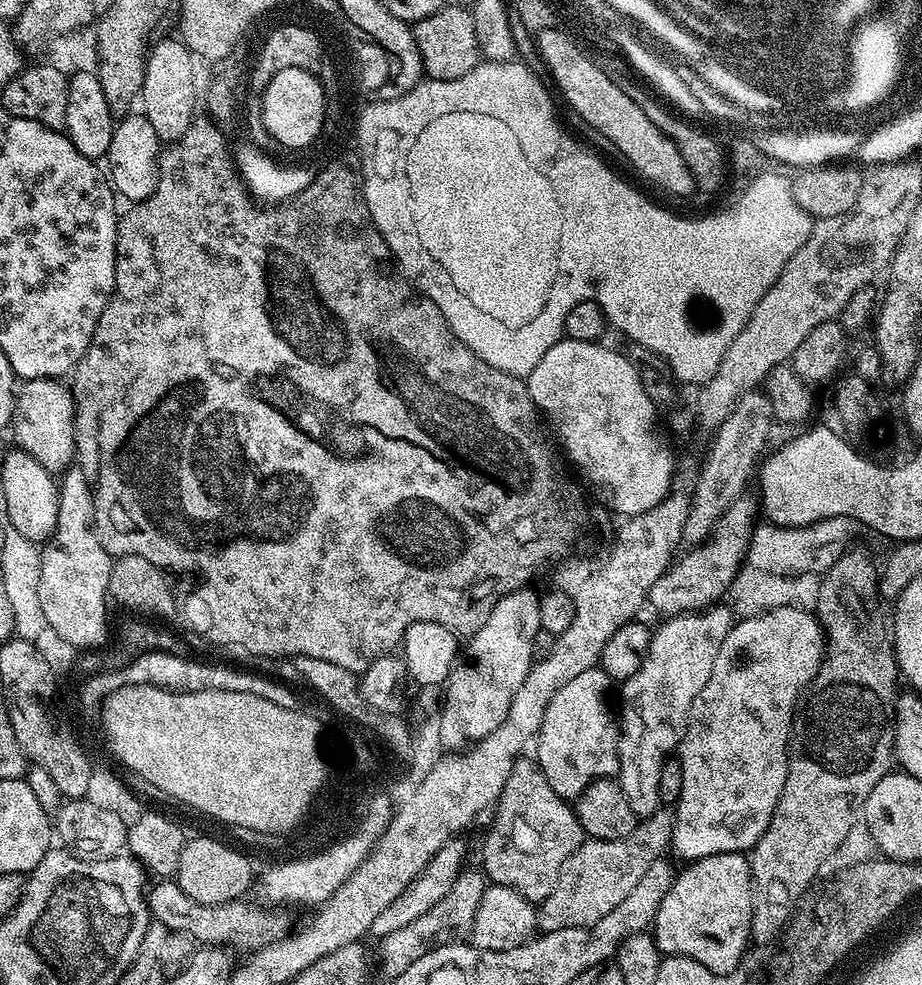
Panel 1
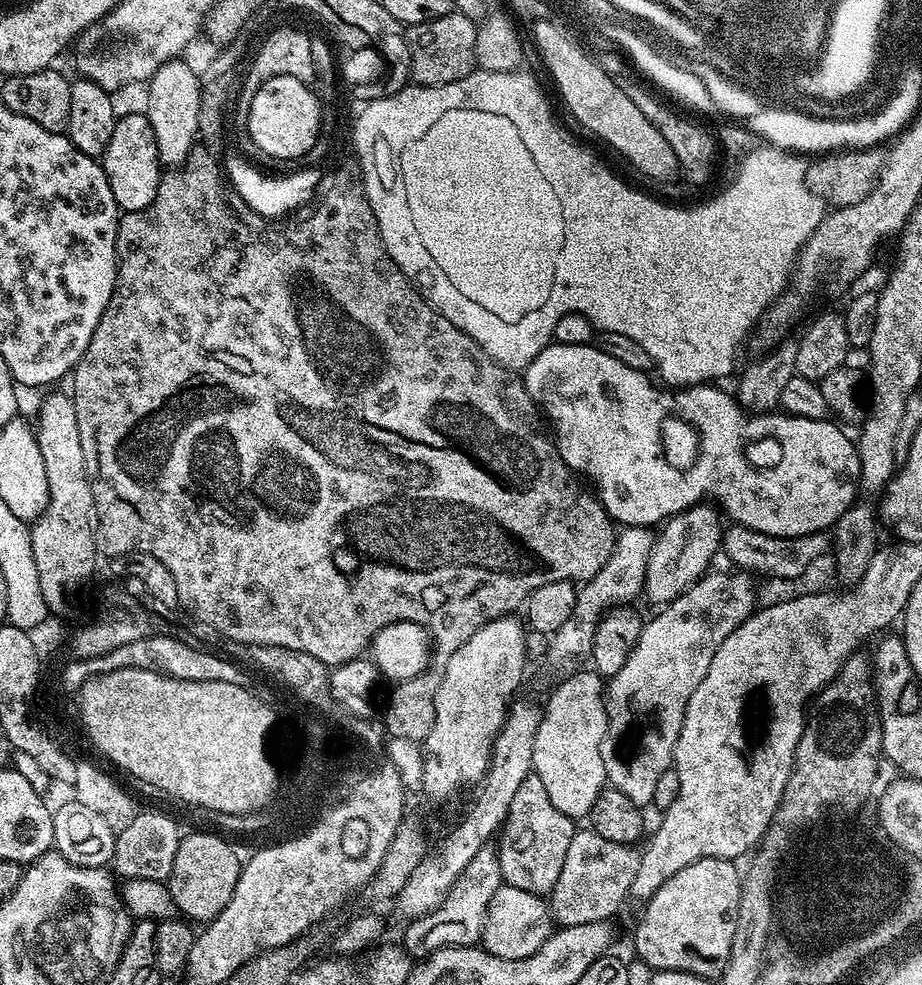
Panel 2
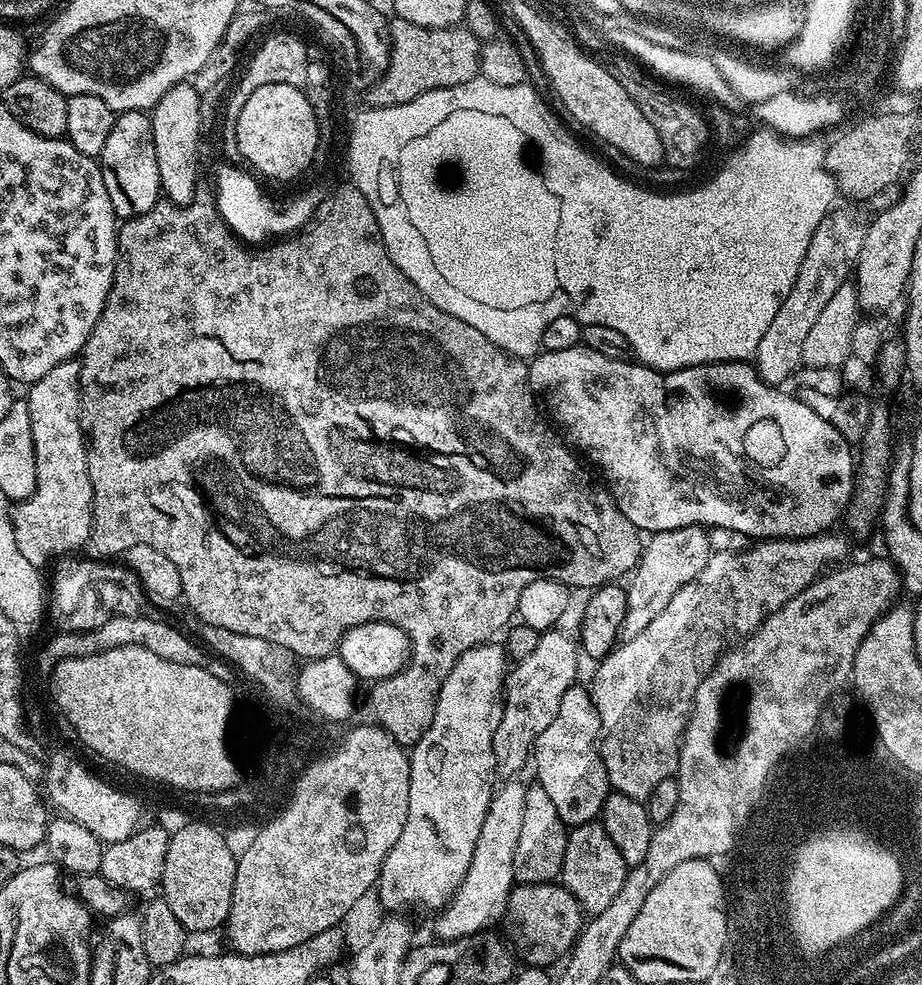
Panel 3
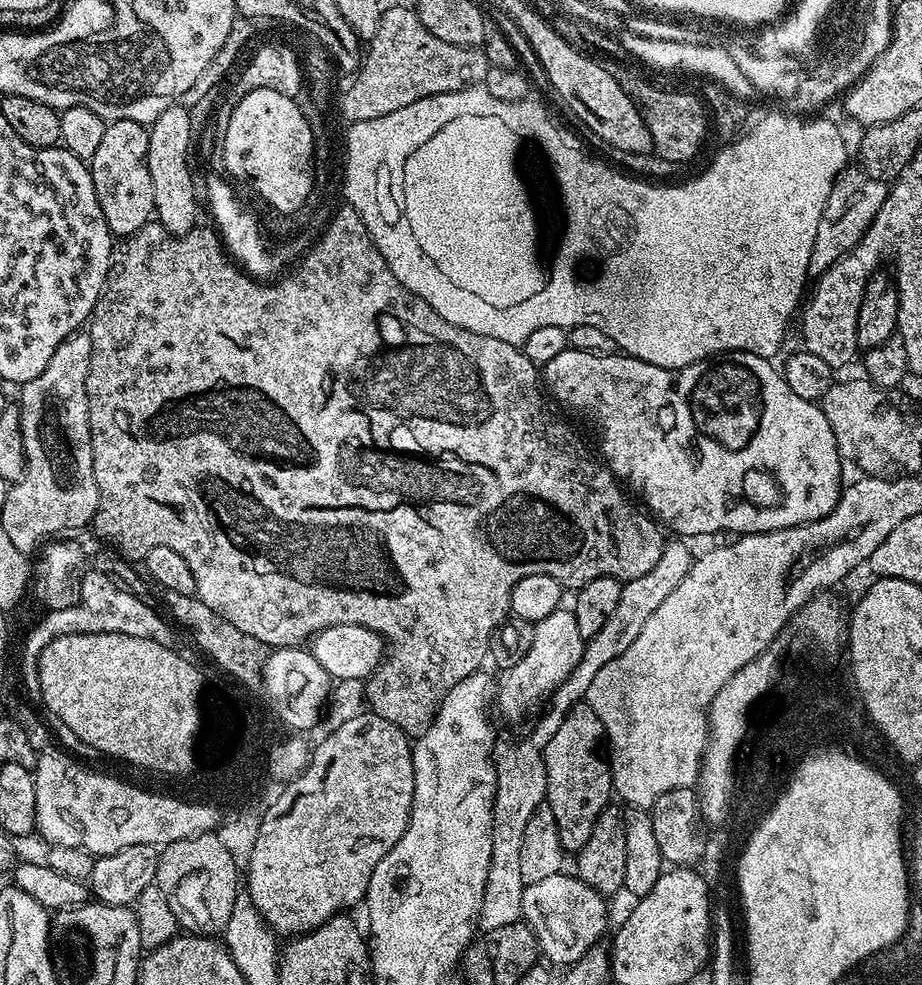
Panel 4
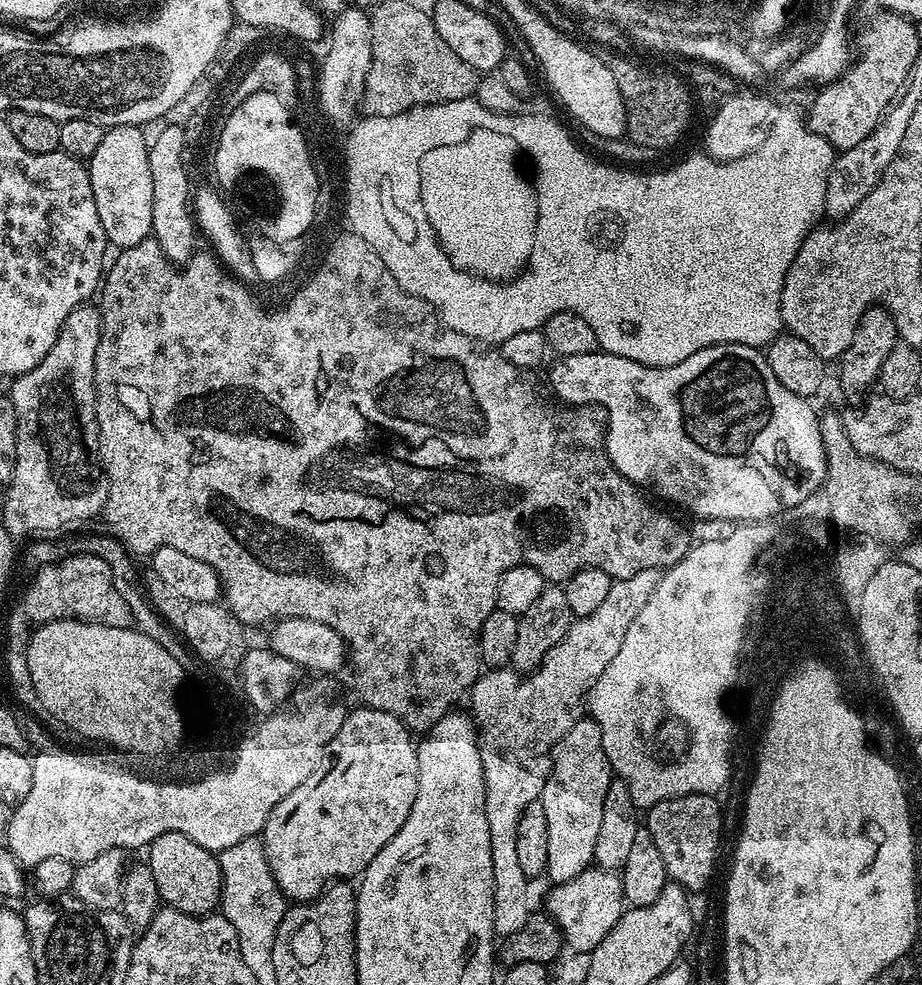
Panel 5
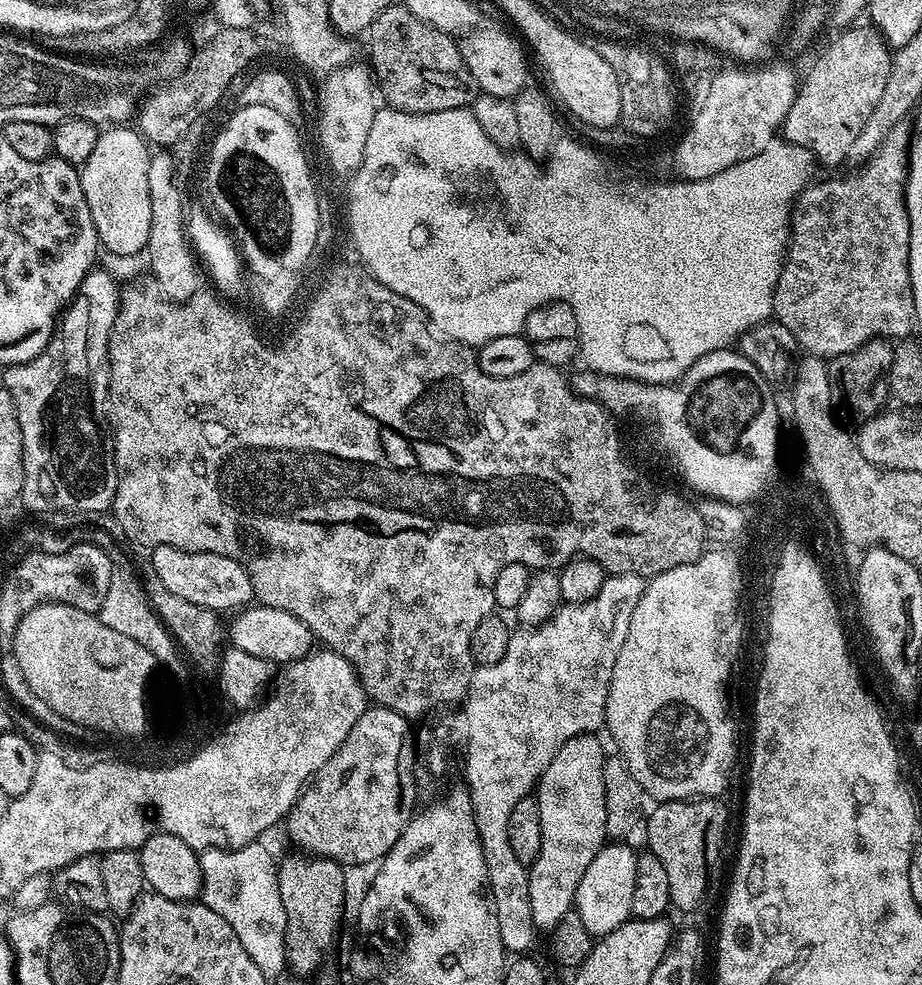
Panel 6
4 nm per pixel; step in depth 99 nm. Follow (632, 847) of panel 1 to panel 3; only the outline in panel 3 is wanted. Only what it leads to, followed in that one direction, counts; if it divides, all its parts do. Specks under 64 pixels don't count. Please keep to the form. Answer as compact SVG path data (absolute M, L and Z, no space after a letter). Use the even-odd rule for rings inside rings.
M598 822L577 824L569 831L566 854L562 862L562 870L558 877L564 889L580 903L585 913L595 914L606 910L614 898L618 898L618 890L622 890L622 882L627 878L630 866L618 854L618 846L610 842L610 834Z

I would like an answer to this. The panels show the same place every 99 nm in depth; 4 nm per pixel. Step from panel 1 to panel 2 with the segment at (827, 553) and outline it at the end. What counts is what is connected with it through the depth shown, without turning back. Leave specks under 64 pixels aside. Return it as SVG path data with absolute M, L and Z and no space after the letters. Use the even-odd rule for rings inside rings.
M732 522L722 532L722 556L740 570L754 574L765 572L764 576L768 578L794 579L809 571L814 558L829 551L830 540L826 537L824 532L811 532L805 536L771 536Z

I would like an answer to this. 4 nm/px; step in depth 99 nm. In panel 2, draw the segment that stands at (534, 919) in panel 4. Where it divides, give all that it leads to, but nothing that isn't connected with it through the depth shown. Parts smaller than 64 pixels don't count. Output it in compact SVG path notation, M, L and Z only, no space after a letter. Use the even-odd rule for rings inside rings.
M501 883L500 888L494 890L494 898L490 898L479 943L485 952L498 958L528 958L530 954L537 952L546 938L552 936L553 931L550 904L543 895Z

